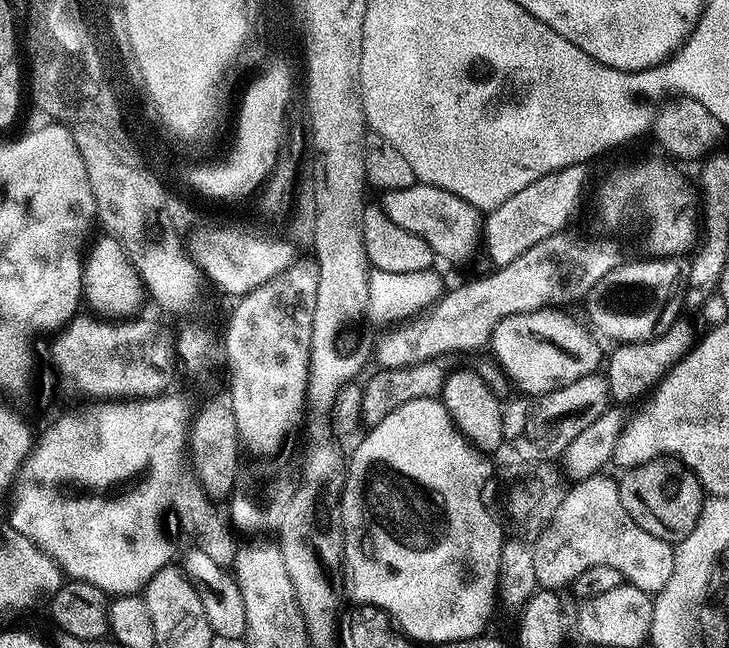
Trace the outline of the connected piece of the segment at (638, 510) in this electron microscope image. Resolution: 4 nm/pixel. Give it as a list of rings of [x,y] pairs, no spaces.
[[[652,461],[637,468],[629,468],[621,476],[624,477],[619,477],[618,483],[626,514],[630,514],[630,518],[634,518],[642,530],[654,534],[654,538],[669,542],[684,540],[704,513],[705,490],[699,478],[679,461]]]

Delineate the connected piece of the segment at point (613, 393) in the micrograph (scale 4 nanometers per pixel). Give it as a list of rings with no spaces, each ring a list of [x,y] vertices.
[[[678,318],[671,326],[663,329],[659,334],[652,337],[650,340],[641,340],[638,344],[620,344],[616,346],[612,352],[612,357],[607,357],[606,375],[608,378],[608,394],[613,401],[616,400],[620,404],[628,404],[631,400],[636,400],[639,396],[647,397],[649,393],[656,388],[658,384],[672,371],[680,360],[683,360],[689,352],[692,351],[694,345],[697,343],[698,334],[696,336],[696,328],[694,325],[684,321],[684,318]]]

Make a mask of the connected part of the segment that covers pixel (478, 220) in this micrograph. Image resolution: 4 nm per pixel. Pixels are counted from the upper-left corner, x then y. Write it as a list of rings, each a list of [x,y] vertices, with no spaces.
[[[417,183],[406,190],[390,190],[379,197],[379,207],[394,226],[418,234],[426,246],[435,252],[441,261],[464,260],[475,248],[482,244],[482,213],[479,208],[470,206],[462,198],[442,190],[438,186]]]

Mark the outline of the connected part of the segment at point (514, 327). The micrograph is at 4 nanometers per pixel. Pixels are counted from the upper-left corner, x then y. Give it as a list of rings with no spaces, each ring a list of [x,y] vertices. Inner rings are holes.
[[[556,306],[539,308],[533,312],[527,312],[526,314],[510,314],[510,318],[502,318],[502,322],[498,322],[498,326],[494,326],[494,334],[492,335],[492,339],[490,341],[490,349],[491,348],[493,354],[496,355],[497,362],[500,363],[501,370],[504,371],[510,379],[512,379],[513,386],[520,391],[517,393],[523,394],[528,398],[539,398],[546,395],[548,392],[554,392],[559,388],[565,388],[565,386],[570,382],[578,382],[578,378],[586,378],[587,376],[593,375],[593,373],[599,369],[596,367],[598,367],[599,364],[601,367],[602,364],[602,356],[600,360],[599,344],[584,330],[582,325],[578,324],[574,320],[571,320],[566,313],[559,312],[559,310],[556,309]]]

